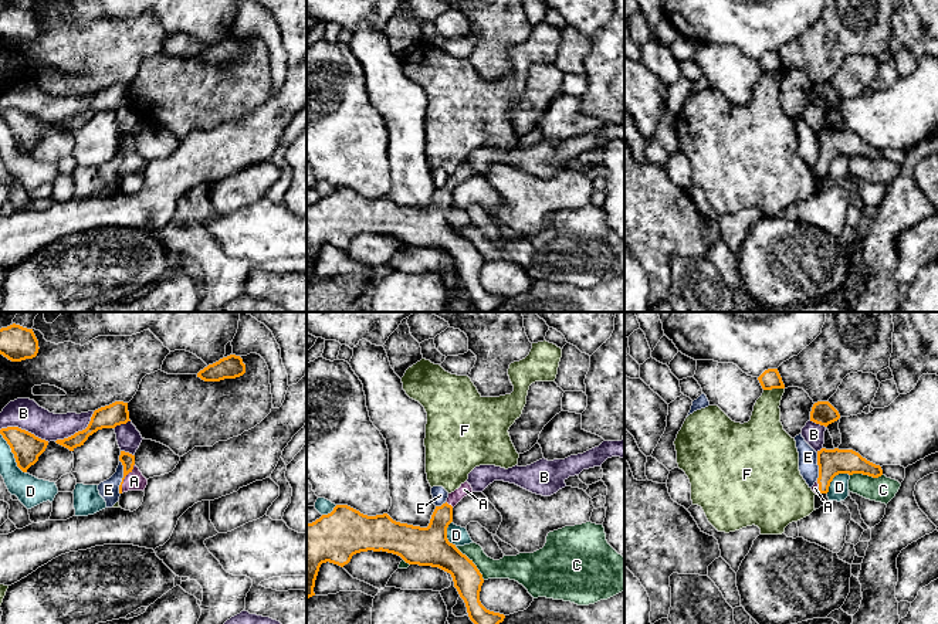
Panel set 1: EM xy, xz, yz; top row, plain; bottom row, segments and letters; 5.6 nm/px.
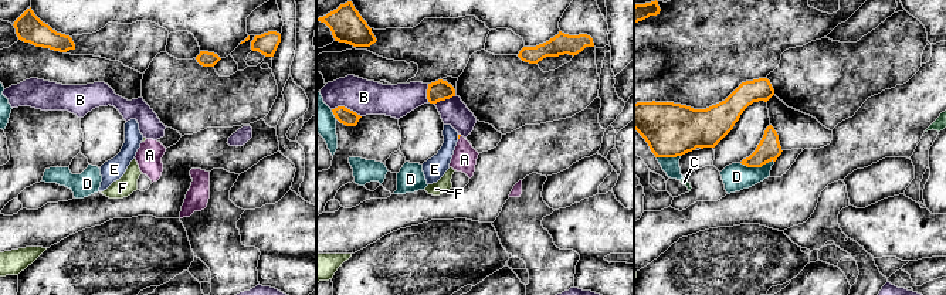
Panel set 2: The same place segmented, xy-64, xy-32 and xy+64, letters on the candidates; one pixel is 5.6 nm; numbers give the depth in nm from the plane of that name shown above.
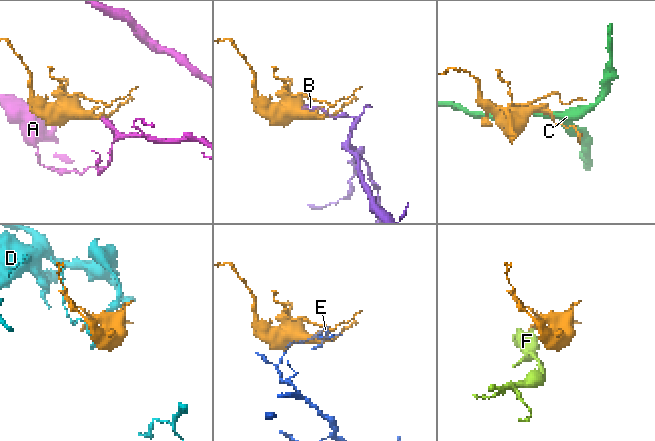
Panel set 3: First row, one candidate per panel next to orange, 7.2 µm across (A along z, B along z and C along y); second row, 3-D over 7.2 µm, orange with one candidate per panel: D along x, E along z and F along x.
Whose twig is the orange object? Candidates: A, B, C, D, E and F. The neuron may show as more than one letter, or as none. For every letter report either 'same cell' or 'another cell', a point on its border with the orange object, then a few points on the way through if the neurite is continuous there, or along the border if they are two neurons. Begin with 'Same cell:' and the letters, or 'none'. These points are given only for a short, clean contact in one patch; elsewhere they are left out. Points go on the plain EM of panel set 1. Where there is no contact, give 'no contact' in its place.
Same cell: A
A: same cell; meets orange in xy at (124, 160); runs through xy (128, 142), (124, 160), (134, 163)
B: another cell; meets orange in xy at (24, 112)
C: another cell; meets orange in xz at (471, 244)
D: another cell; meets orange in xy at (12, 134)
E: another cell; meets orange in xy at (124, 159)
F: another cell; meets orange in yz at (774, 70); border along yz (784, 70), (764, 73)

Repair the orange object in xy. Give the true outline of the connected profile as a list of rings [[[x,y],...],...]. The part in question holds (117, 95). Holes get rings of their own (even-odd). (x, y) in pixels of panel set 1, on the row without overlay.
[[[115,84],[109,88],[101,89],[94,94],[88,109],[74,118],[57,122],[55,125],[74,133],[77,129],[84,128],[89,118],[102,111],[115,111],[116,108],[126,106],[129,102],[128,85]]]

